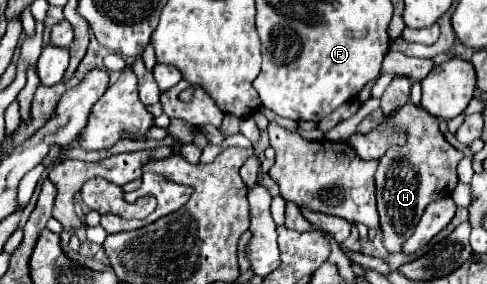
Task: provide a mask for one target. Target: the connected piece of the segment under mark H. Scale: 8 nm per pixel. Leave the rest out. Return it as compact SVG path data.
M407 102L405 106L397 108L389 118L389 124L395 132L407 134L407 142L405 146L387 148L387 152L379 158L375 184L377 210L381 216L383 230L383 246L389 252L399 252L405 240L413 234L425 208L439 198L451 196L453 188L457 186L455 168L463 154L445 140L443 132L439 130L439 120L433 118L421 106L415 106L413 102Z

